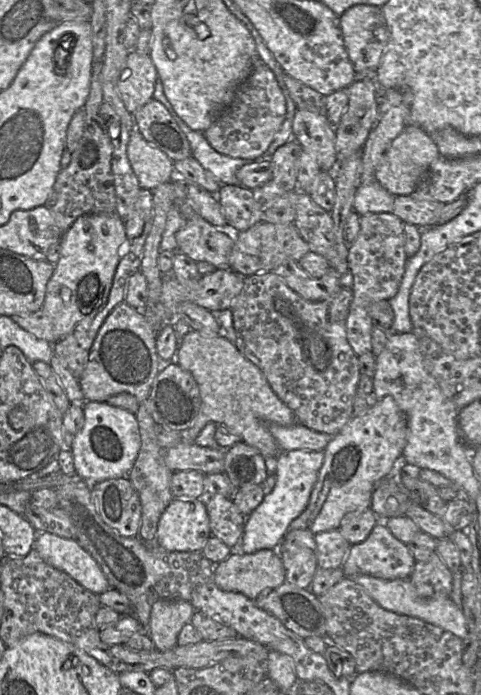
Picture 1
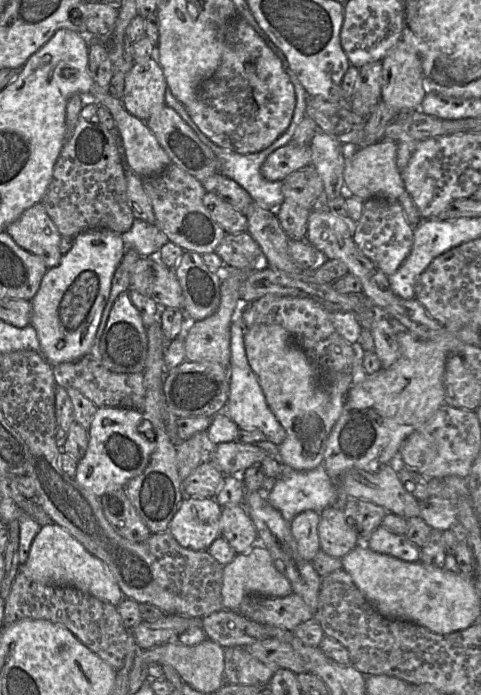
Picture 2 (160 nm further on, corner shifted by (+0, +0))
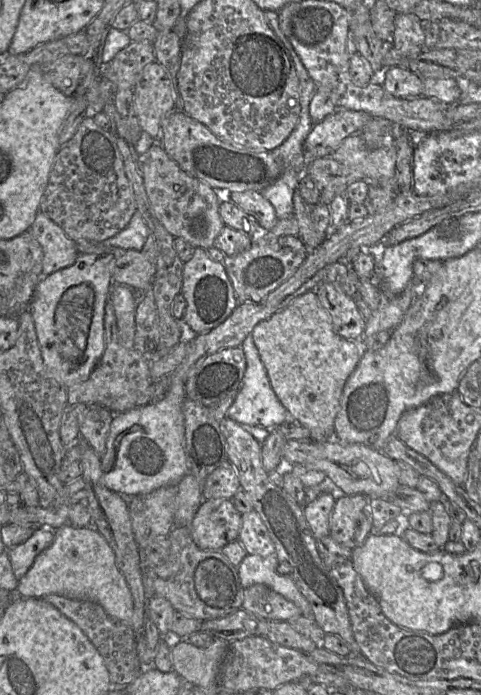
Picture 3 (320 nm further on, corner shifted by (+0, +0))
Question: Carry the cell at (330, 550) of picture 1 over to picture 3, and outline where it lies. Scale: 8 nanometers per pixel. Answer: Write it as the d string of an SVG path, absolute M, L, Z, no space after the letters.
M339 494L330 515L329 535L354 550L373 532L369 498L362 494Z

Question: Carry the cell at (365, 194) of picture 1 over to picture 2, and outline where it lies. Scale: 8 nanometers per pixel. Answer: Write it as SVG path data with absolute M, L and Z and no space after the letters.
M387 139L366 147L358 147L353 152L347 150L343 178L349 195L363 201L374 197L398 201L406 190L402 174L397 168L396 158L397 143Z

